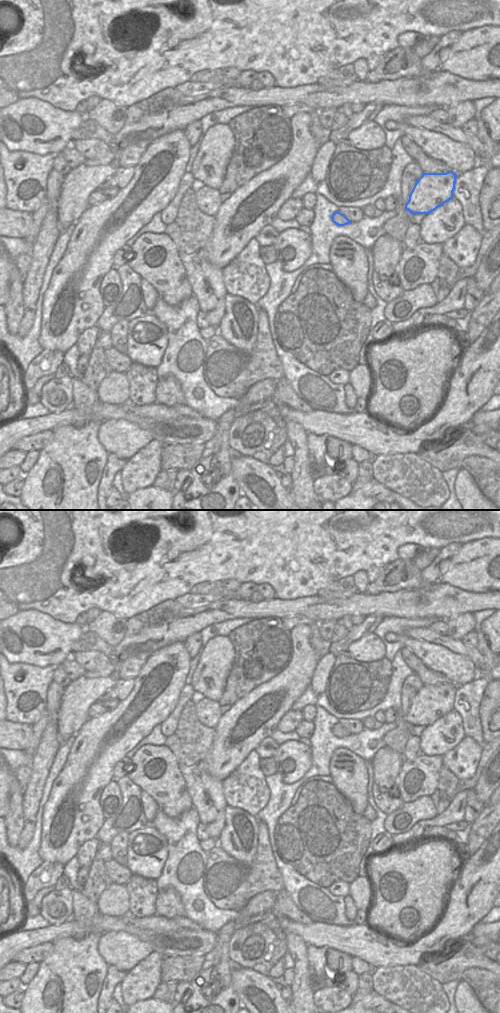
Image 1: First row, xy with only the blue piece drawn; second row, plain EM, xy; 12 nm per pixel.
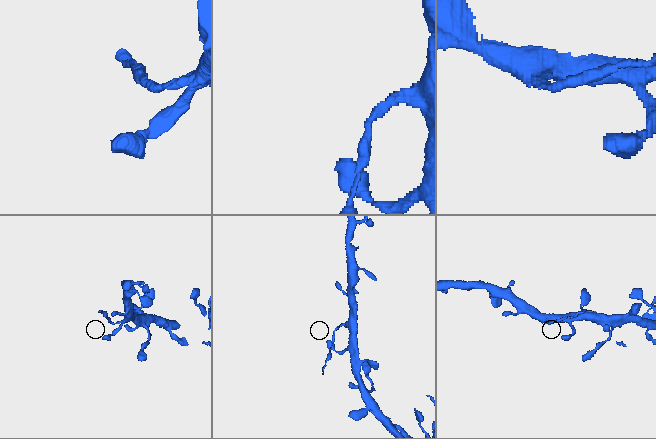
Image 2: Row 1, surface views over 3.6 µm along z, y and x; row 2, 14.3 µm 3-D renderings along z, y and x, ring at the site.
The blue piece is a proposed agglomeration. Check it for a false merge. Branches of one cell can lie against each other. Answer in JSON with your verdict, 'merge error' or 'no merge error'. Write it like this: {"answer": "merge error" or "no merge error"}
{"answer": "merge error"}

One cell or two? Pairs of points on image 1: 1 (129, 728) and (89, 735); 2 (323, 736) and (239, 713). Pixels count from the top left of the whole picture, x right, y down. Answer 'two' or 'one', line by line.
1: one
2: two

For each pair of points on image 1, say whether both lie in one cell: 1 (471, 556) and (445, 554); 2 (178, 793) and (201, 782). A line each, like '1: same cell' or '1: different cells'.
1: different cells
2: different cells

